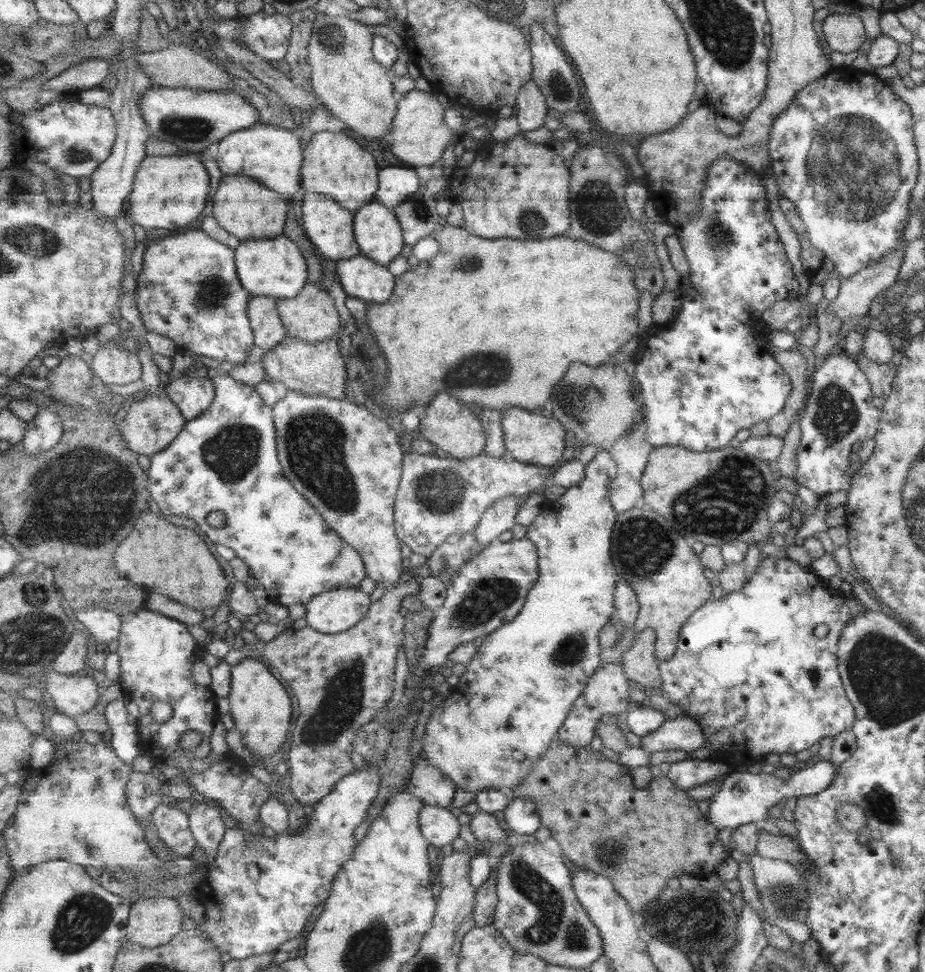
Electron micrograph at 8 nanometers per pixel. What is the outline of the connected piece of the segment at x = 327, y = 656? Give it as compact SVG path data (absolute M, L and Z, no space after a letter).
M412 577L409 581L404 581L399 584L399 588L394 591L386 591L385 595L377 602L373 603L370 613L366 618L364 618L357 626L354 626L354 629L348 630L344 633L338 634L326 634L324 632L319 632L316 628L312 628L309 625L305 628L293 628L290 627L288 630L285 630L284 633L280 633L277 638L269 642L264 647L265 656L269 659L270 664L278 670L278 672L283 676L287 682L291 685L291 688L294 690L297 698L299 699L299 704L302 706L302 712L300 712L300 718L298 718L298 726L293 733L293 740L291 743L291 749L289 752L289 758L291 761L291 770L293 774L291 775L292 782L291 788L293 794L302 804L312 804L315 807L318 806L318 803L327 797L329 794L334 792L334 788L337 786L338 782L342 780L348 774L358 772L358 766L356 762L352 760L352 752L356 752L356 738L358 738L358 730L361 727L370 724L371 722L376 722L378 716L382 714L382 710L390 704L390 700L394 698L396 694L396 668L398 668L398 656L402 652L402 646L406 644L406 624L407 618L401 614L403 610L402 601L406 596L418 596L418 593L421 591L421 579L417 577Z

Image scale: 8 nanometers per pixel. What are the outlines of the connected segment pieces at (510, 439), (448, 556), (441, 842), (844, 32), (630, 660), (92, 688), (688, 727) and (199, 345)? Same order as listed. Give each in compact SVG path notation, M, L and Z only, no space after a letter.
M514 406L502 411L504 431L506 431L506 446L514 453L514 458L532 465L554 466L564 459L568 448L566 428L556 417L548 417L536 411Z
M456 533L448 537L426 563L431 569L431 576L444 580L448 585L460 576L461 570L468 562L482 554L487 547L476 537L461 537Z
M426 805L426 808L422 809L420 827L429 842L438 849L454 844L460 838L462 826L451 809L434 805Z
M831 11L823 21L822 30L828 48L836 52L854 52L867 40L863 22L854 12L836 13Z
M650 628L641 634L635 634L635 641L630 650L623 654L623 670L631 681L642 686L663 688L665 682L661 672L662 660L658 657L657 631Z
M53 669L48 672L46 687L57 708L72 717L92 712L102 698L100 684L81 674L70 676Z
M690 716L678 717L666 722L662 729L641 738L642 747L649 753L660 750L693 750L704 747L704 737L701 724Z
M190 229L183 234L169 234L164 238L149 238L148 232L141 232L148 250L143 260L140 276L140 304L143 321L149 330L168 336L177 342L179 350L216 361L230 361L234 364L246 364L257 345L257 334L249 315L249 306L253 294L246 289L238 272L237 254L234 248L218 242L204 229Z

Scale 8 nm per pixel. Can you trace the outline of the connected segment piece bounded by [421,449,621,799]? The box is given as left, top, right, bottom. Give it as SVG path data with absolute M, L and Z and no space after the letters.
M599 449L586 471L586 480L567 489L557 501L561 507L556 508L555 519L550 514L538 516L534 524L528 526L527 536L541 550L541 578L525 610L516 621L484 640L468 671L460 677L458 686L452 688L452 695L430 718L421 754L450 775L457 787L477 793L496 789L514 799L514 789L526 781L542 757L549 753L590 679L603 666L601 633L617 612L614 595L620 580L612 554L620 514L610 498L610 489L621 467L610 451Z

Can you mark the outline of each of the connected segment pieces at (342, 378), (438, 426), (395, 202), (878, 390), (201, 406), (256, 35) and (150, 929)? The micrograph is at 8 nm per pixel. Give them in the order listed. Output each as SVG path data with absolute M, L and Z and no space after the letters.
M288 336L276 349L270 350L262 366L274 382L283 382L291 392L300 392L306 396L325 395L329 398L346 400L346 384L348 384L346 364L338 348L338 342L334 338L308 342L298 337Z
M440 394L428 414L424 415L419 434L423 435L434 446L447 451L456 458L474 458L487 452L489 434L482 422L478 408L470 408L450 394Z
M392 165L382 170L382 187L377 193L377 200L384 205L400 206L410 196L418 193L422 188L422 180L413 166L406 168Z
M860 355L856 364L864 371L870 381L873 397L886 398L890 395L893 380L897 373L897 366L893 362L880 364Z
M183 376L170 382L166 395L178 403L185 417L191 421L212 408L217 398L217 388L209 376Z
M262 11L242 17L242 39L248 48L266 60L282 60L290 50L296 22L280 12L267 14Z
M141 898L133 903L129 940L150 948L169 945L184 930L184 916L175 898Z

